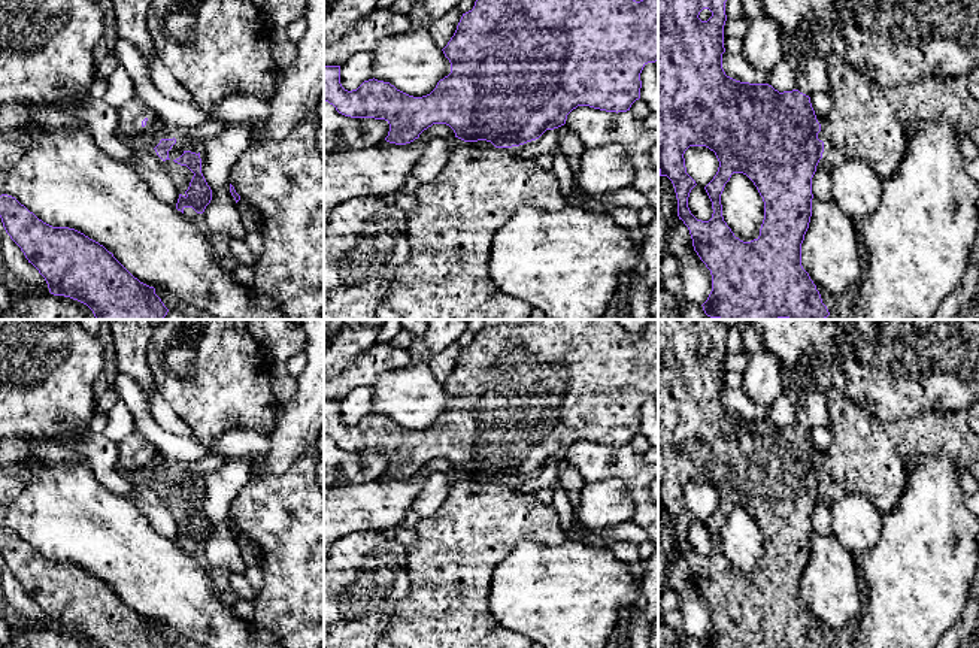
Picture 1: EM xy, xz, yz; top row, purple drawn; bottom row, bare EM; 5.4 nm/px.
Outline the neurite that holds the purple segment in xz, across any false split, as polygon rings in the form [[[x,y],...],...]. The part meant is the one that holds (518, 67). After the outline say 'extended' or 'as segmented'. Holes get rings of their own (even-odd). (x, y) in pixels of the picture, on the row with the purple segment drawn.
[[[476,0],[473,9],[463,13],[454,36],[442,51],[451,63],[451,73],[440,79],[430,94],[422,97],[409,96],[390,82],[375,78],[364,81],[357,90],[348,91],[340,84],[340,66],[324,66],[324,100],[345,116],[385,119],[390,124],[385,140],[390,143],[410,143],[433,124],[446,124],[454,130],[455,137],[464,142],[487,140],[495,146],[487,152],[476,152],[472,146],[454,146],[443,170],[431,182],[421,184],[416,190],[413,194],[416,206],[407,214],[409,255],[406,263],[395,270],[384,306],[395,311],[398,320],[527,320],[533,311],[531,305],[503,293],[490,276],[491,242],[495,231],[507,222],[519,206],[528,205],[545,211],[560,211],[567,203],[560,193],[558,178],[552,170],[542,169],[534,160],[521,160],[509,149],[539,139],[546,130],[564,125],[567,115],[578,106],[616,113],[630,110],[631,105],[640,99],[643,67],[648,63],[658,61],[658,0]]]; extended

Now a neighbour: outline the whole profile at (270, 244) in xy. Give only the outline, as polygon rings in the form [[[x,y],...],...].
[[[310,110],[291,131],[291,134],[279,142],[257,142],[251,139],[251,148],[230,169],[230,184],[234,187],[240,199],[251,202],[261,212],[261,228],[264,251],[258,257],[254,269],[257,290],[273,299],[287,315],[288,320],[321,320],[324,314],[324,155],[316,143],[318,116]]]

